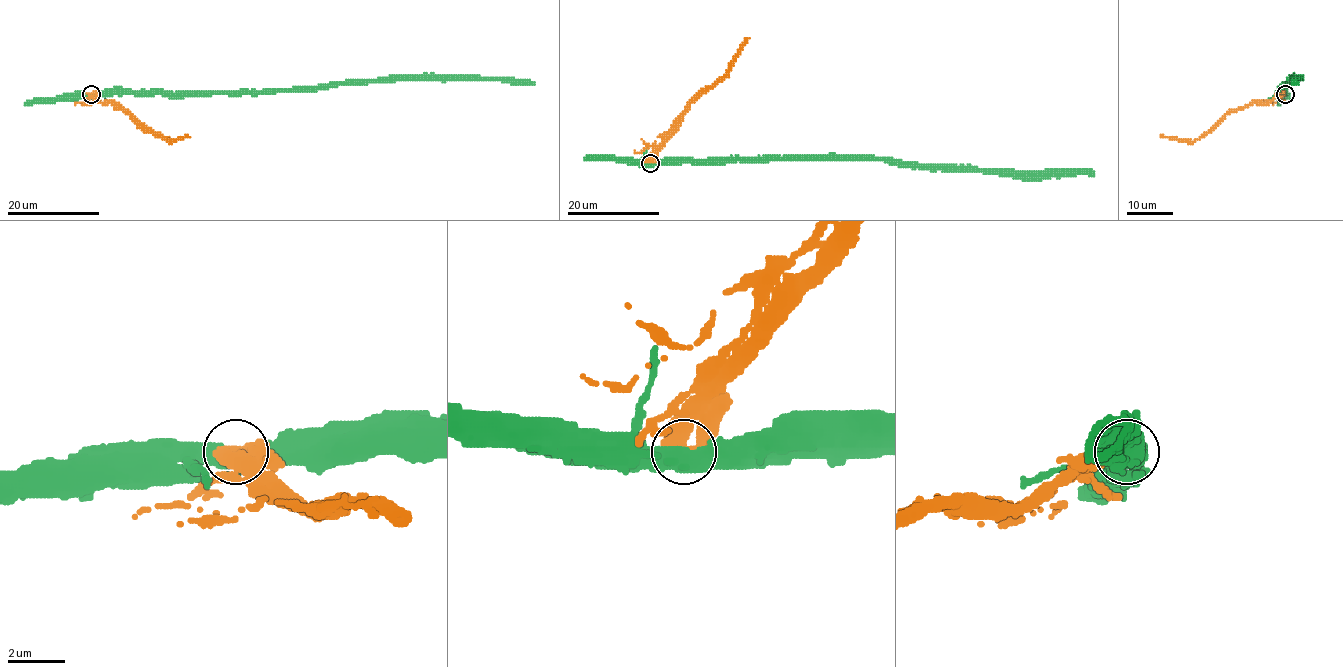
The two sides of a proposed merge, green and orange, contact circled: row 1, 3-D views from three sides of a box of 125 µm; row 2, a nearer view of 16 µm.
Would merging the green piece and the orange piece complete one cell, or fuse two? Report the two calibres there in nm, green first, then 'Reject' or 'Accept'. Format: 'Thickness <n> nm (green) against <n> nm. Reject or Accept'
Thickness 400 nm (green) against 600 nm. Reject

